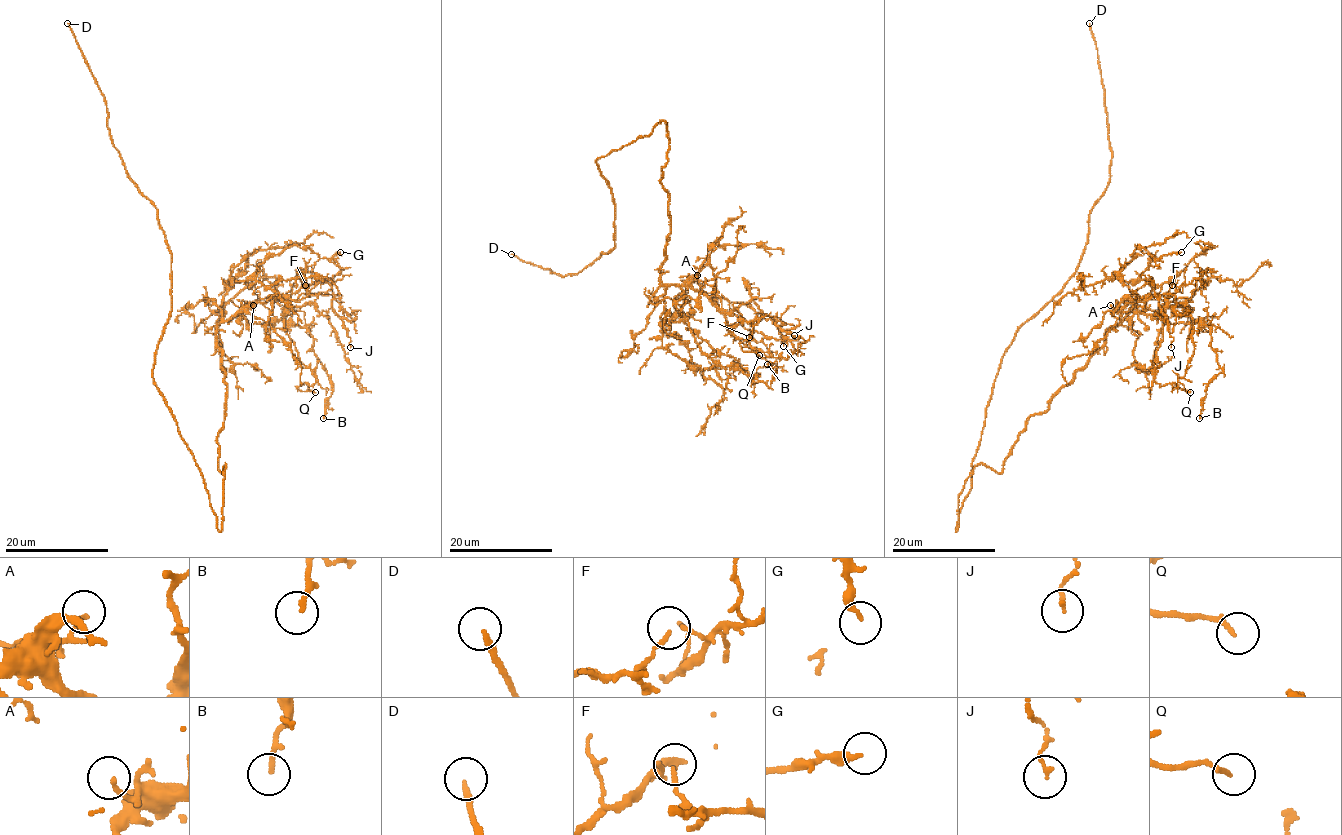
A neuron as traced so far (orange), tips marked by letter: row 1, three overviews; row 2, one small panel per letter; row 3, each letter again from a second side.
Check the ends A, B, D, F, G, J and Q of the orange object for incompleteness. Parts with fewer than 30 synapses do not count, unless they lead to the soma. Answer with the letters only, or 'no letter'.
D

